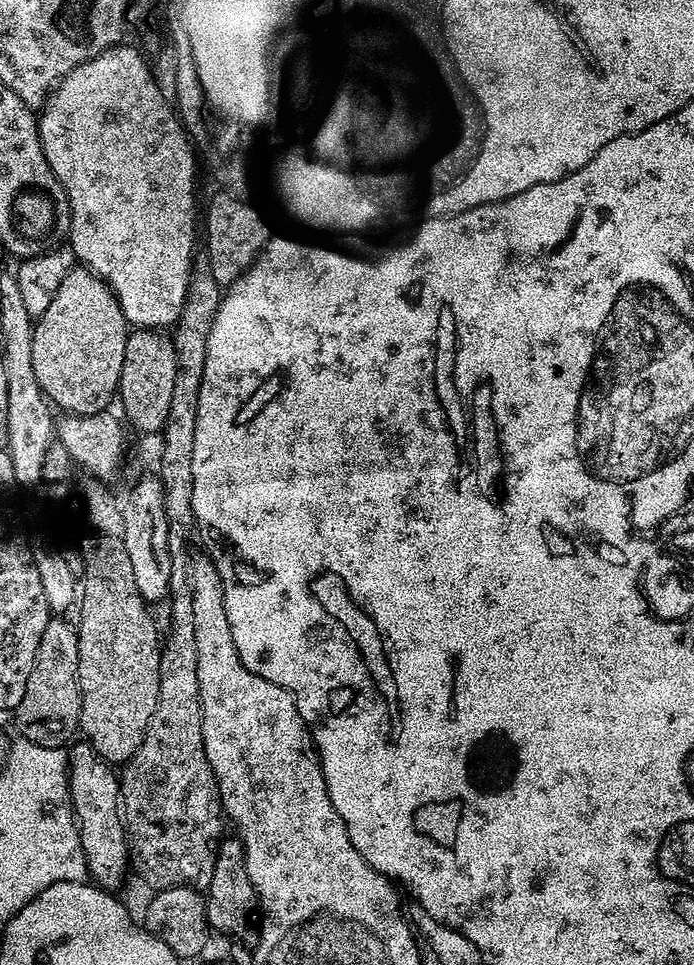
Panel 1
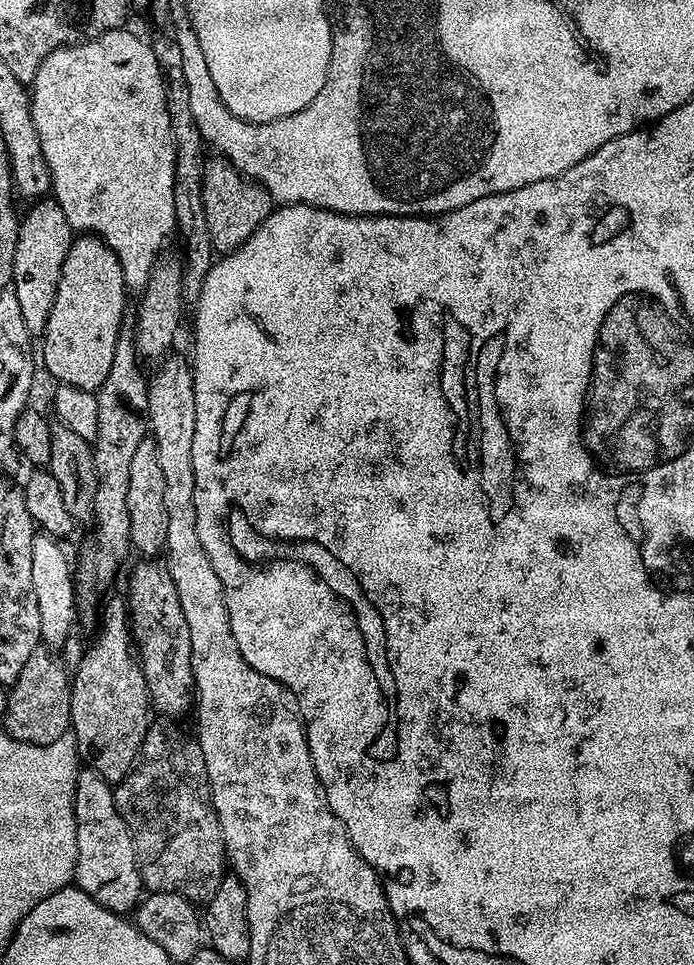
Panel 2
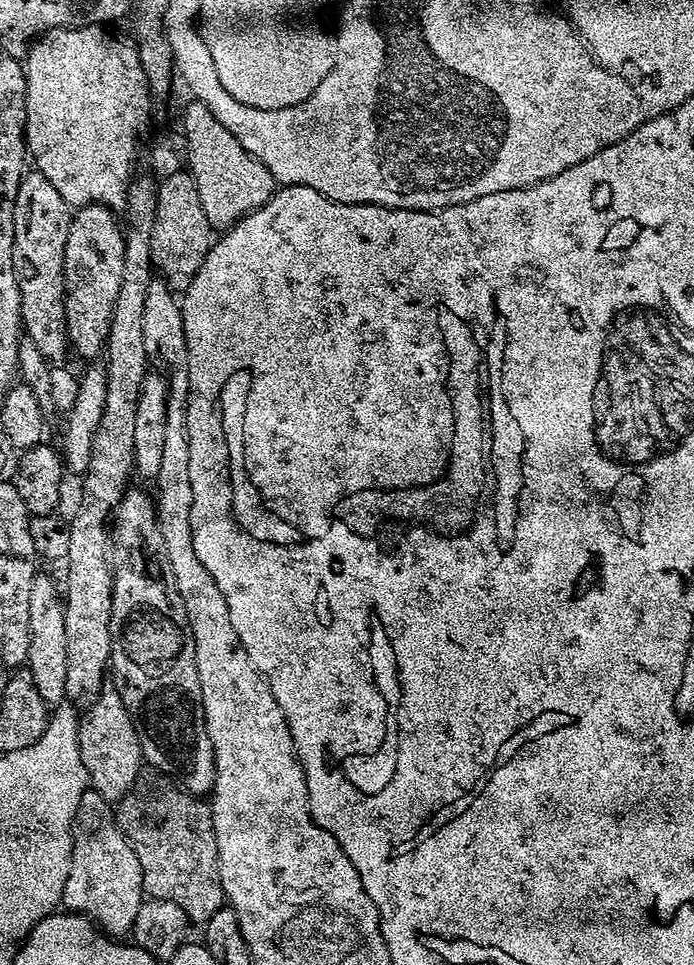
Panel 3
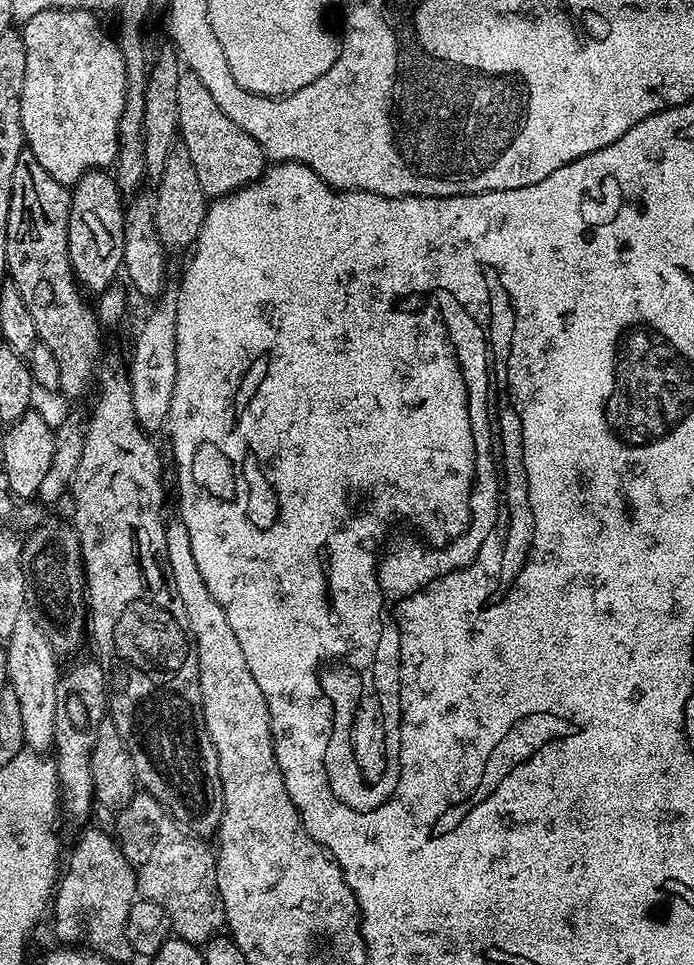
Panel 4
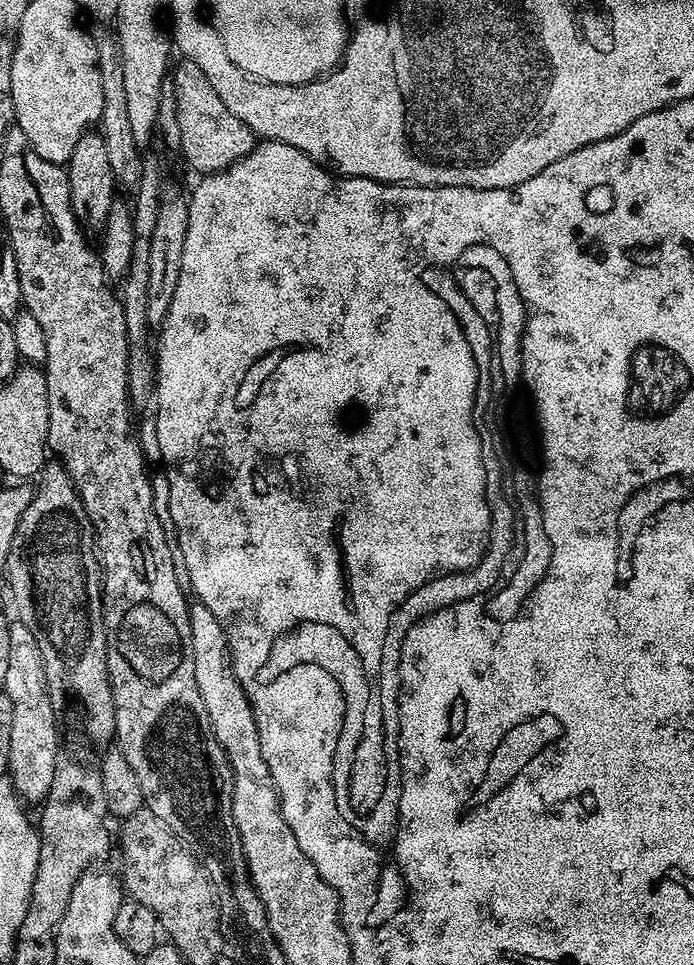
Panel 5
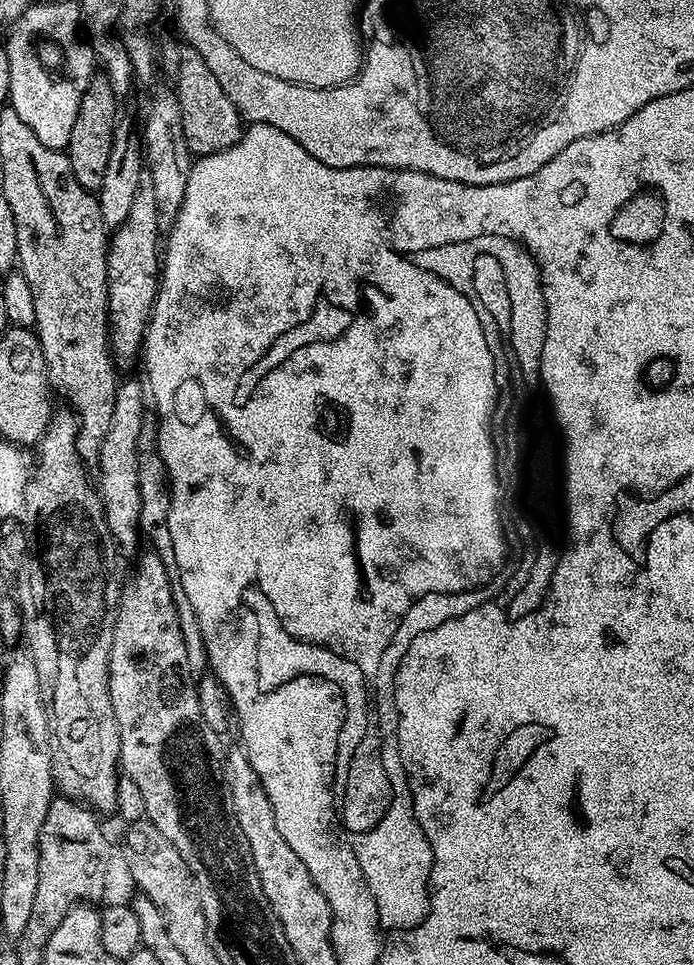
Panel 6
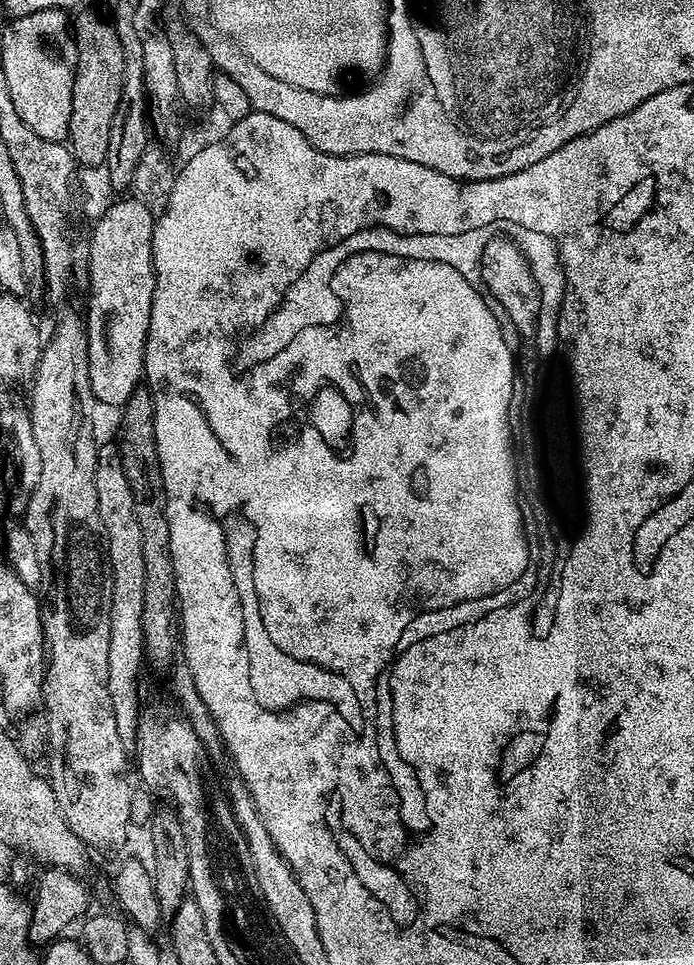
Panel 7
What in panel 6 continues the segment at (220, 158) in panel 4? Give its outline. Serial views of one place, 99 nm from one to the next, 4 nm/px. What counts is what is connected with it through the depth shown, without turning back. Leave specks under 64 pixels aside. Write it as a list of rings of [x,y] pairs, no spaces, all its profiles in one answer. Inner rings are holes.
[[[184,46],[179,55],[178,74],[174,78],[174,93],[182,114],[182,130],[185,142],[192,154],[197,157],[209,156],[215,152],[226,150],[240,140],[242,117],[240,111],[230,102],[230,98],[222,90],[218,78],[210,71],[210,66],[202,59],[198,50]]]

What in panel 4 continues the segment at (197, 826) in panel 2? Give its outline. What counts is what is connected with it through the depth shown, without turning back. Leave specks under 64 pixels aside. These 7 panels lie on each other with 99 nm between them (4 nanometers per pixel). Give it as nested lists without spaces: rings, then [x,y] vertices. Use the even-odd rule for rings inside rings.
[[[143,790],[137,791],[137,794],[132,801],[126,805],[126,807],[118,813],[115,817],[116,820],[116,832],[118,837],[118,843],[121,848],[124,849],[124,857],[132,863],[132,868],[136,871],[136,890],[137,893],[143,899],[154,902],[158,906],[162,906],[162,910],[166,910],[166,914],[170,918],[172,923],[172,932],[175,933],[179,939],[190,942],[197,946],[203,946],[217,935],[225,927],[226,921],[224,918],[224,907],[222,906],[222,898],[220,897],[220,891],[218,890],[218,882],[216,881],[216,858],[211,847],[207,848],[205,841],[201,837],[185,830],[181,824],[178,823],[174,817],[172,817],[167,810],[158,802],[158,798],[154,798],[150,793]]]

